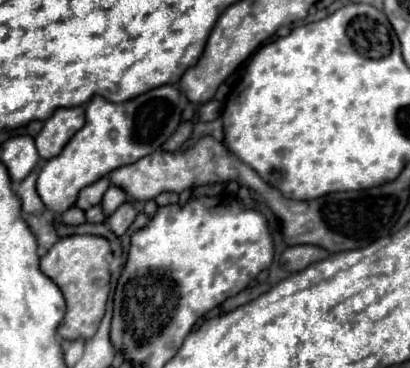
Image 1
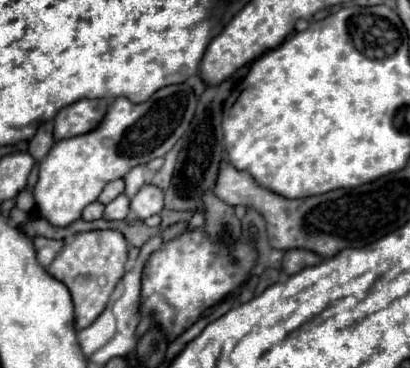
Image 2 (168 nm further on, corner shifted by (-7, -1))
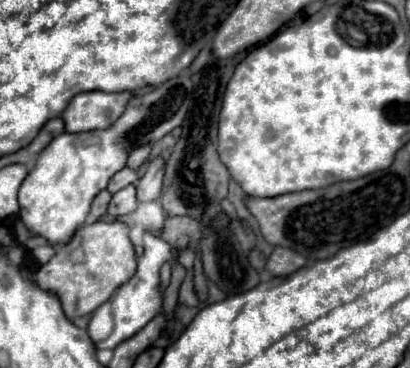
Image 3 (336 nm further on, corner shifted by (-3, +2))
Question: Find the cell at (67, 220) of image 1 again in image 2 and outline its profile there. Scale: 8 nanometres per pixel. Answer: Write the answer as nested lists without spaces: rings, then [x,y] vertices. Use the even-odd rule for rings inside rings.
[[[93,201],[91,205],[87,205],[87,207],[85,207],[85,211],[83,211],[83,219],[85,219],[85,221],[101,219],[101,217],[103,217],[103,209],[105,209],[105,205],[103,205],[103,203]]]

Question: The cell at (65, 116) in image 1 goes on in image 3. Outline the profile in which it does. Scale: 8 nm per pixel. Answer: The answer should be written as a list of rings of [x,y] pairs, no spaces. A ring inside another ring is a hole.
[[[81,92],[77,94],[65,112],[61,114],[67,132],[89,132],[89,130],[103,130],[111,124],[111,120],[123,114],[131,92],[109,94],[109,92]],[[113,100],[113,112],[111,112]]]

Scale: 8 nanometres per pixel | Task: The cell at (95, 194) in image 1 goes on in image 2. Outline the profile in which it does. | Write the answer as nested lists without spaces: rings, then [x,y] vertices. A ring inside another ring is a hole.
[[[115,179],[115,181],[111,181],[111,183],[107,183],[107,185],[105,185],[105,189],[103,189],[103,191],[101,191],[101,195],[99,195],[99,201],[101,201],[103,205],[111,203],[117,195],[121,195],[121,193],[123,193],[123,189],[125,189],[123,179]]]

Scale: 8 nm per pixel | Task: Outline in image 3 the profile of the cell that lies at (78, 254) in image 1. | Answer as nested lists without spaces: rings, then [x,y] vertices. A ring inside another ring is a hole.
[[[93,222],[81,226],[73,238],[57,246],[55,256],[43,264],[35,282],[61,298],[65,316],[69,320],[91,314],[97,306],[107,302],[115,288],[135,274],[135,250],[129,240],[129,228],[121,222]]]

